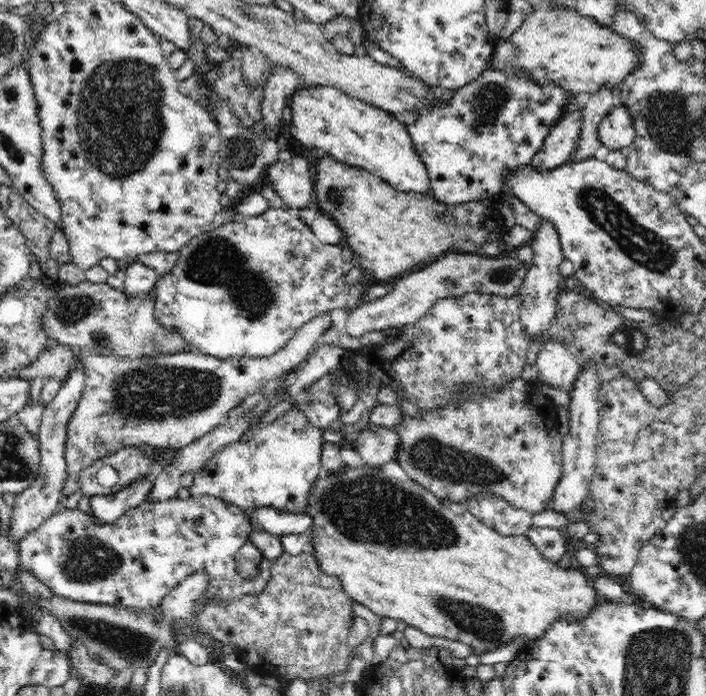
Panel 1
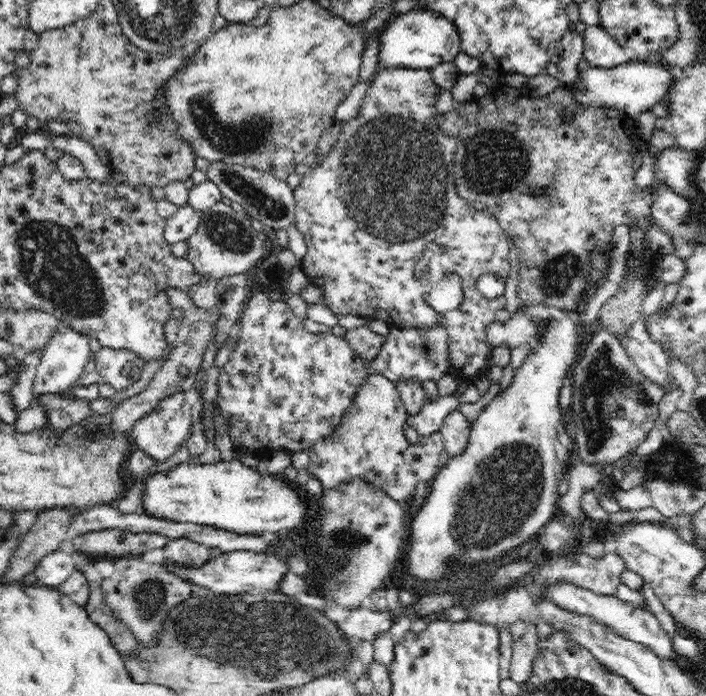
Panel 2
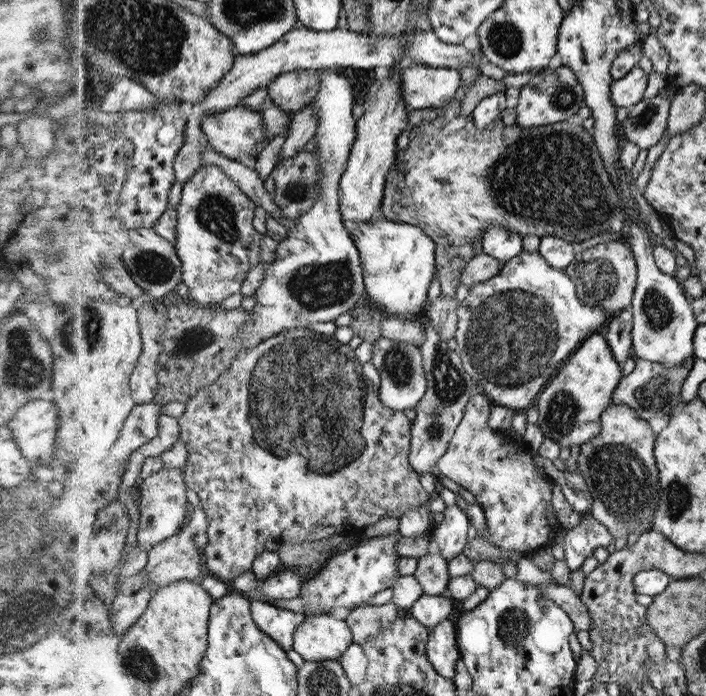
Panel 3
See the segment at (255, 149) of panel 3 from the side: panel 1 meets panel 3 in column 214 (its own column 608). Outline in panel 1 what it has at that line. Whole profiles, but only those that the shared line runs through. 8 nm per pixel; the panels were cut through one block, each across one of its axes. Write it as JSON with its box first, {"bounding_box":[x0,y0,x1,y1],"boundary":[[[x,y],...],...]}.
{"bounding_box":[600,103,636,150],"boundary":[[[619,103],[600,124],[600,139],[610,150],[626,150],[634,145],[636,129],[634,114],[623,103]]]}

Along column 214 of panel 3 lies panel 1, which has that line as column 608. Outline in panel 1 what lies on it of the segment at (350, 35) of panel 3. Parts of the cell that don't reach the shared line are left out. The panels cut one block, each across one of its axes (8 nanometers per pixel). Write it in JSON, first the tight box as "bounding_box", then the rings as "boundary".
{"bounding_box":[572,89,618,166],"boundary":[[[600,89],[582,108],[581,134],[574,152],[572,166],[596,160],[596,151],[606,147],[604,139],[600,139],[600,124],[612,109],[618,104],[618,99],[613,96],[610,89]]]}

